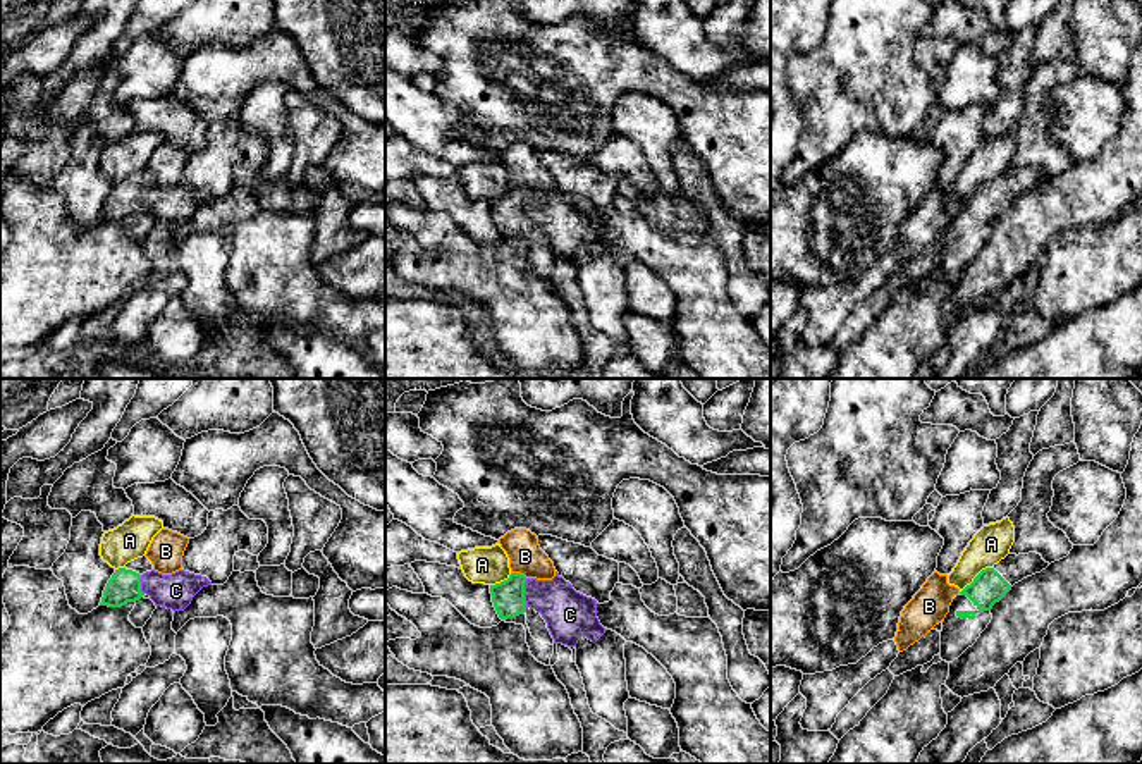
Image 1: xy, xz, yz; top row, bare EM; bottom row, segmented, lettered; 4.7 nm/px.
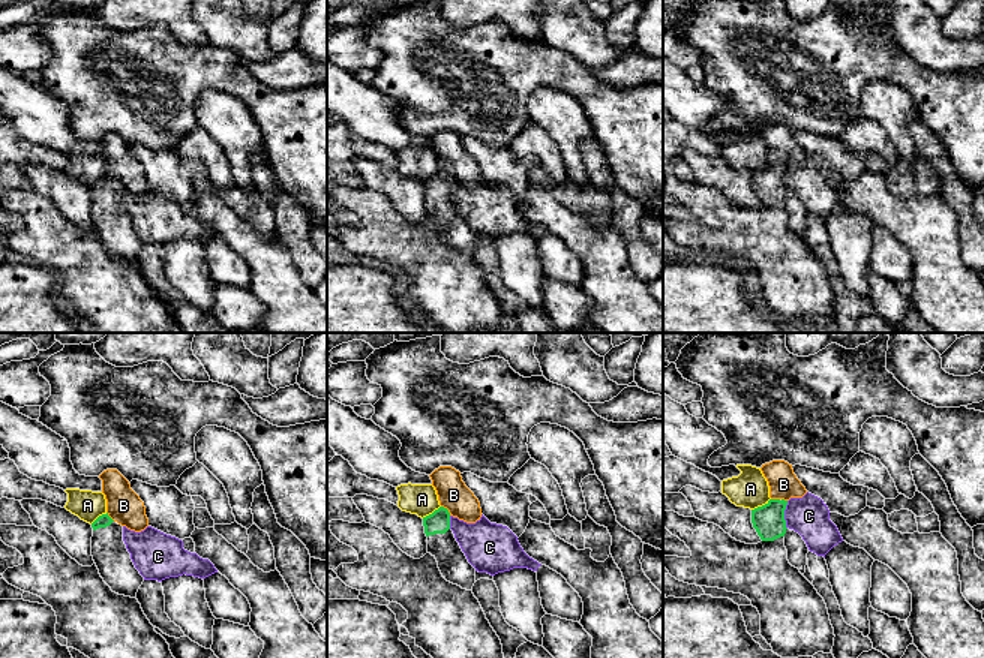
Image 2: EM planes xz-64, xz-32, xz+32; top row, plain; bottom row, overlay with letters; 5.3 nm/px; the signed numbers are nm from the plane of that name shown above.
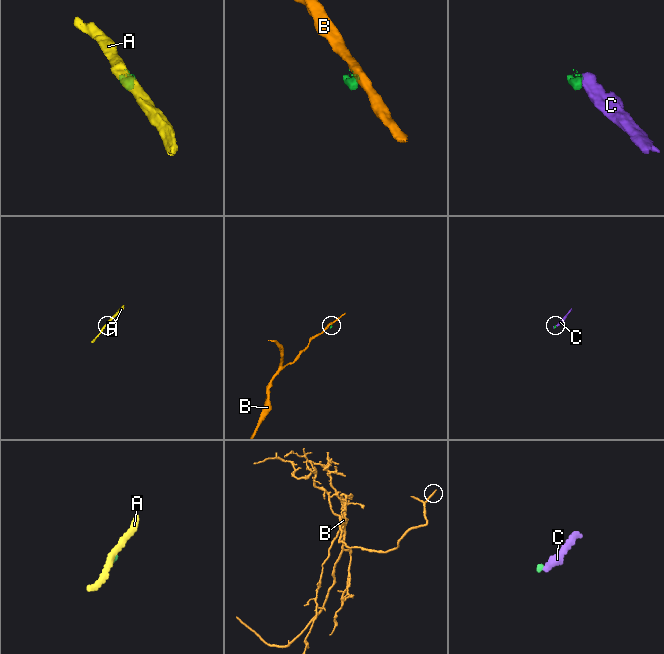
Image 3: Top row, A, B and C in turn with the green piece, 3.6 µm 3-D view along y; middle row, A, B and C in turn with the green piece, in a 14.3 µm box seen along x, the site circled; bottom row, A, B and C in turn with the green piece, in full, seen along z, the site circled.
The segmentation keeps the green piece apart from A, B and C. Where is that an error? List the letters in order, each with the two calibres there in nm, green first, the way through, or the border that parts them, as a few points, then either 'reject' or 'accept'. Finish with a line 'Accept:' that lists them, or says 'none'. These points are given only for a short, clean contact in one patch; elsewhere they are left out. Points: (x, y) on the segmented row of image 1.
A: calibres 160 and 170 nm; border yz (993, 566), (986, 566), (960, 592); reject
B: calibres 150 and 160 nm; border xz (511, 572), (520, 572), (527, 577); reject
C: calibres 150 and 220 nm; border xz (527, 579), (525, 606); reject
Accept: none

